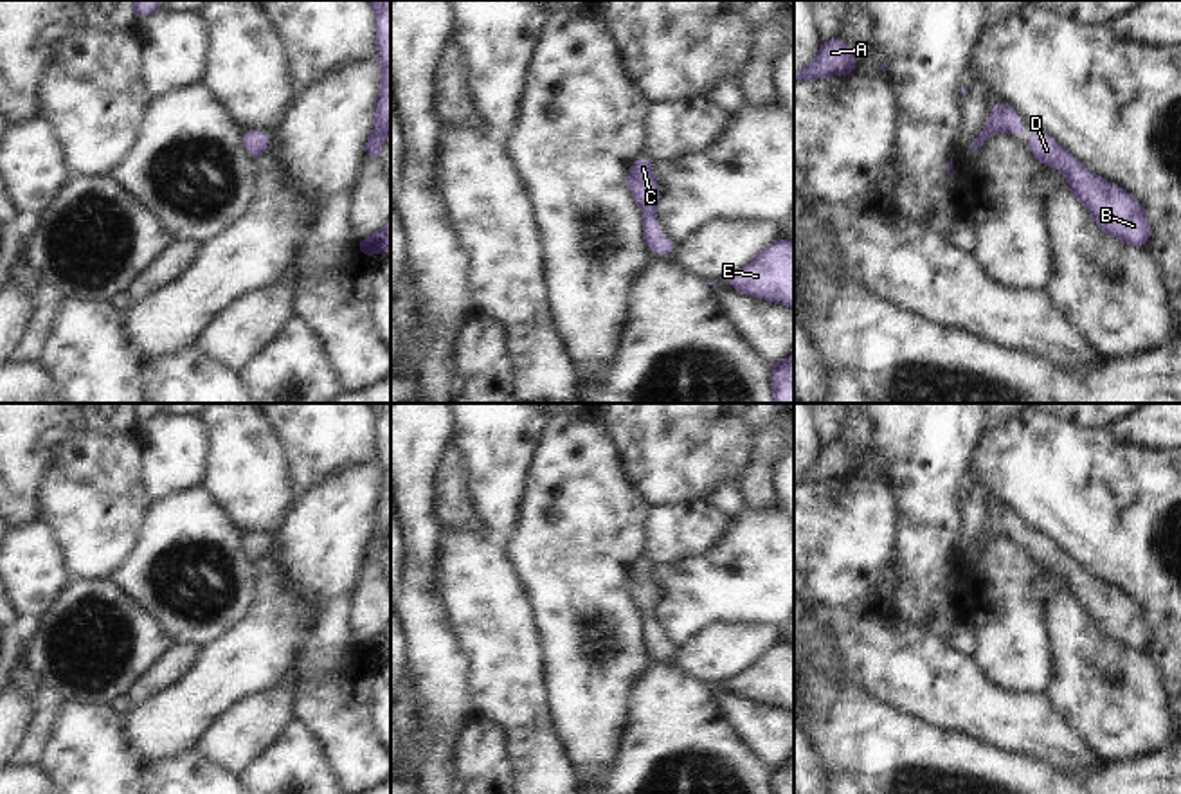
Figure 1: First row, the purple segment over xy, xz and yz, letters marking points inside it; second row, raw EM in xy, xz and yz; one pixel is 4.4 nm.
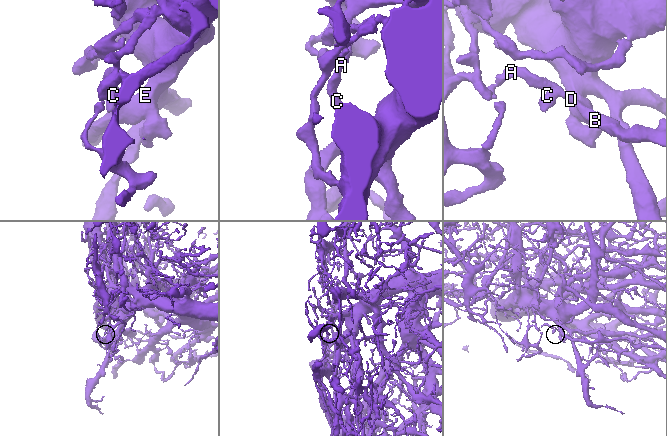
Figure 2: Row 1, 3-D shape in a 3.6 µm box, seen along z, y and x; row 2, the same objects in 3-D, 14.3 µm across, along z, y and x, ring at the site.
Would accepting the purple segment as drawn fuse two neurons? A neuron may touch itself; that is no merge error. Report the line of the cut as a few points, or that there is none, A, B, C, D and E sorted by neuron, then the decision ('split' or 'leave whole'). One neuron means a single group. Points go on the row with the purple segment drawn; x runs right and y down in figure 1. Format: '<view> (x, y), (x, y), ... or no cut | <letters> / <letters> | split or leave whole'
no cut | A B C D E | leave whole

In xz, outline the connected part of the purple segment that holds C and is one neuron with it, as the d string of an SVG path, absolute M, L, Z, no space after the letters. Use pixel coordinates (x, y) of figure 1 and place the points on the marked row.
M641 155L628 167L627 185L643 212L643 239L648 252L654 252L657 256L672 256L677 245L657 234L659 218L655 214L655 203L661 187L652 178L652 166L654 164L645 155Z

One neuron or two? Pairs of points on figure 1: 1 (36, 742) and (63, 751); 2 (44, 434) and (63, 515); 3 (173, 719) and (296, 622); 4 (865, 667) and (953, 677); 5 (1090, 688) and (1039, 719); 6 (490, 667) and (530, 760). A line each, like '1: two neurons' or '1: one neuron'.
1: two neurons
2: two neurons
3: one neuron
4: one neuron
5: two neurons
6: one neuron

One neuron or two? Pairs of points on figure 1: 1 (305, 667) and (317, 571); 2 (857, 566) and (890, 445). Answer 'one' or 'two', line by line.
1: one
2: two

